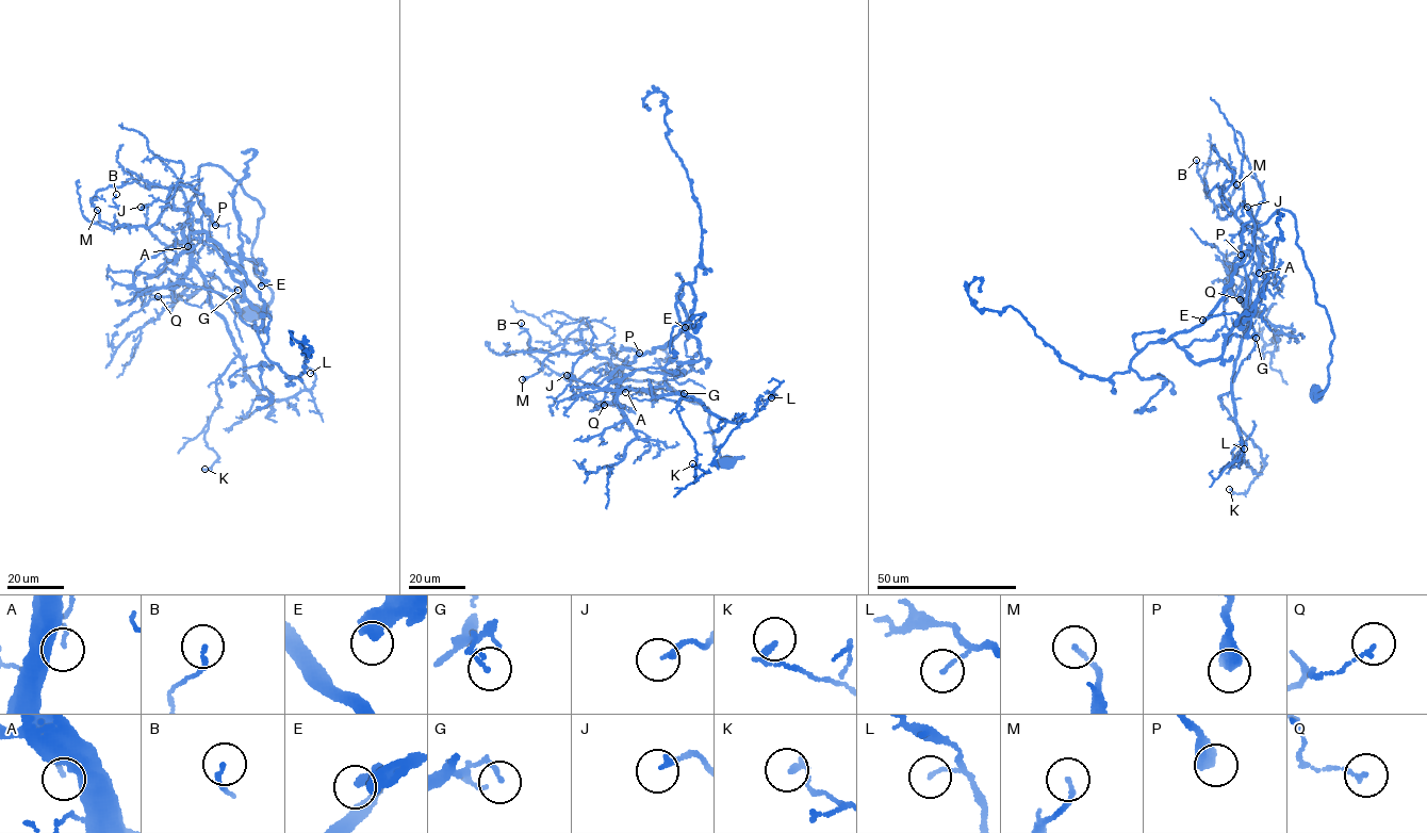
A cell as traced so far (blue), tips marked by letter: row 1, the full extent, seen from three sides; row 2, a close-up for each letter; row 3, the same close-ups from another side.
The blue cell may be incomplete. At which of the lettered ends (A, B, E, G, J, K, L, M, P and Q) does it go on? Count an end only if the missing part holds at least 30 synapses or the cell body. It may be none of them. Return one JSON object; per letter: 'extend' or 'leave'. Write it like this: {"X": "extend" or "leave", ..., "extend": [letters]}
{"A": "leave", "B": "leave", "E": "leave", "G": "leave", "J": "leave", "K": "leave", "L": "leave", "M": "leave", "P": "leave", "Q": "leave", "extend": []}

